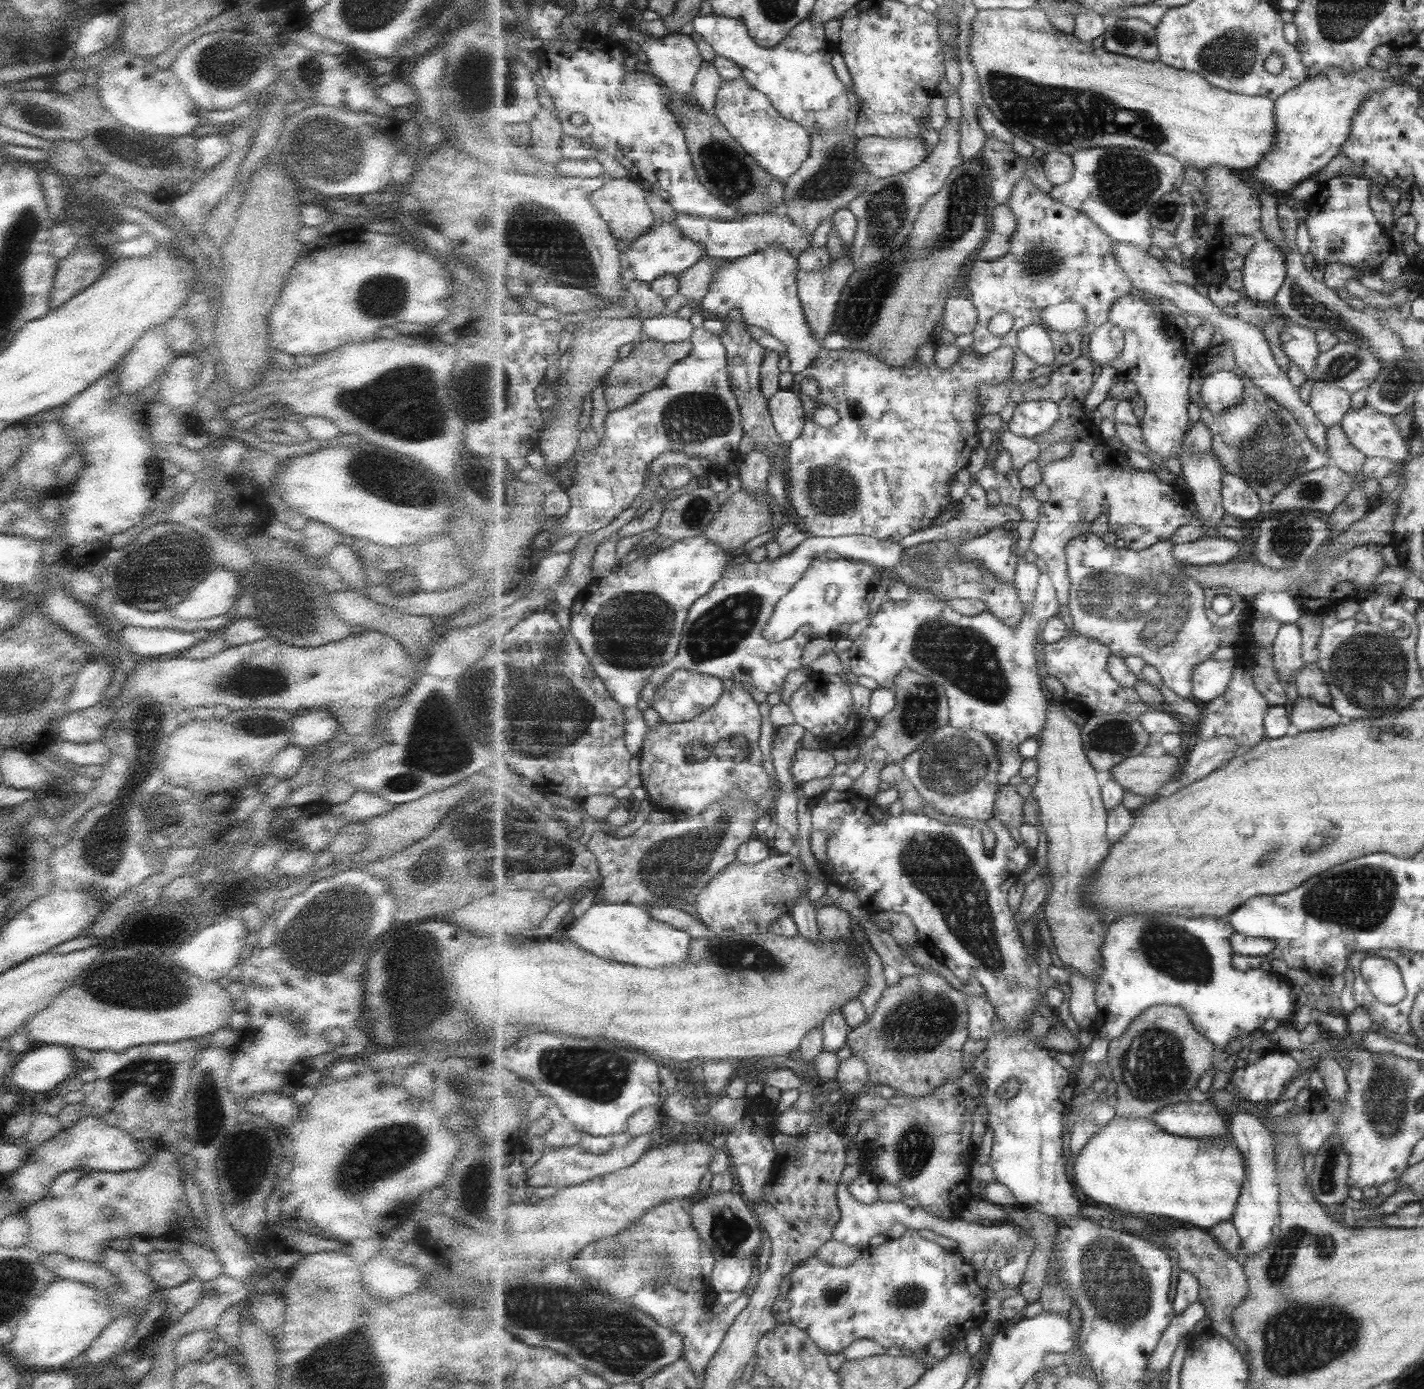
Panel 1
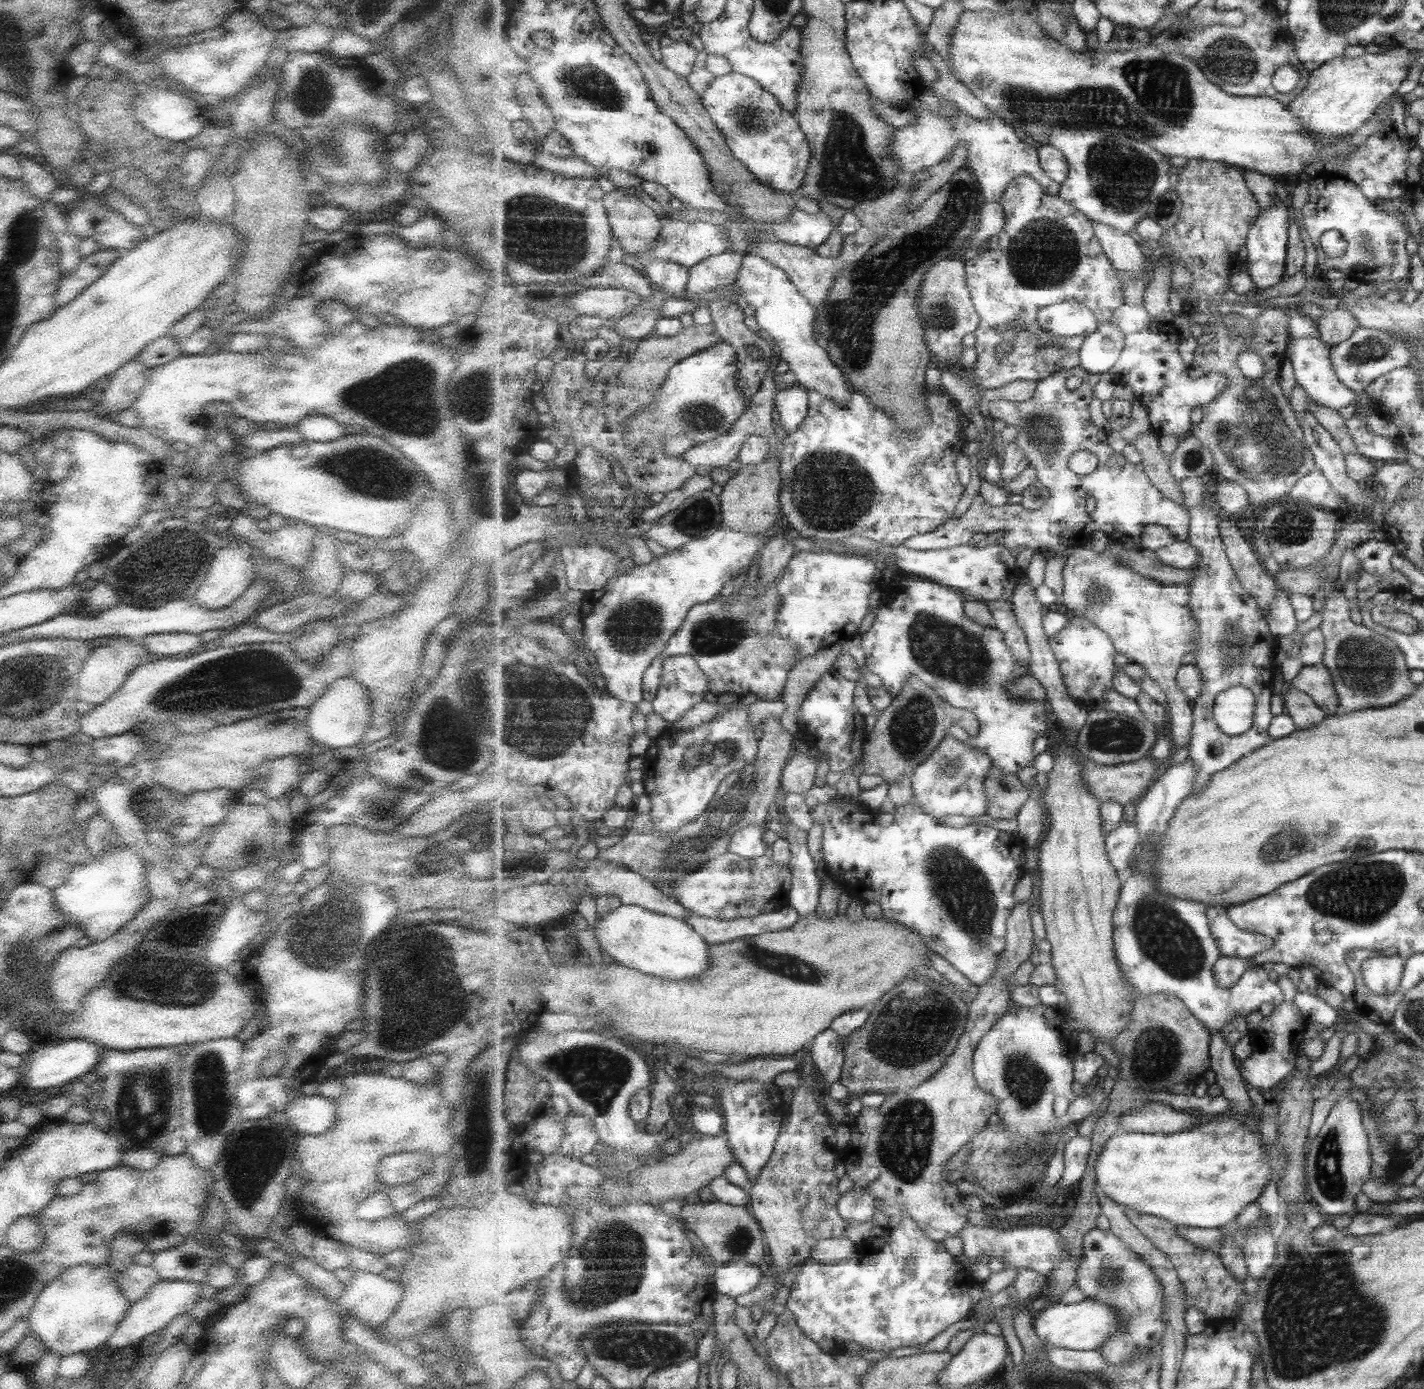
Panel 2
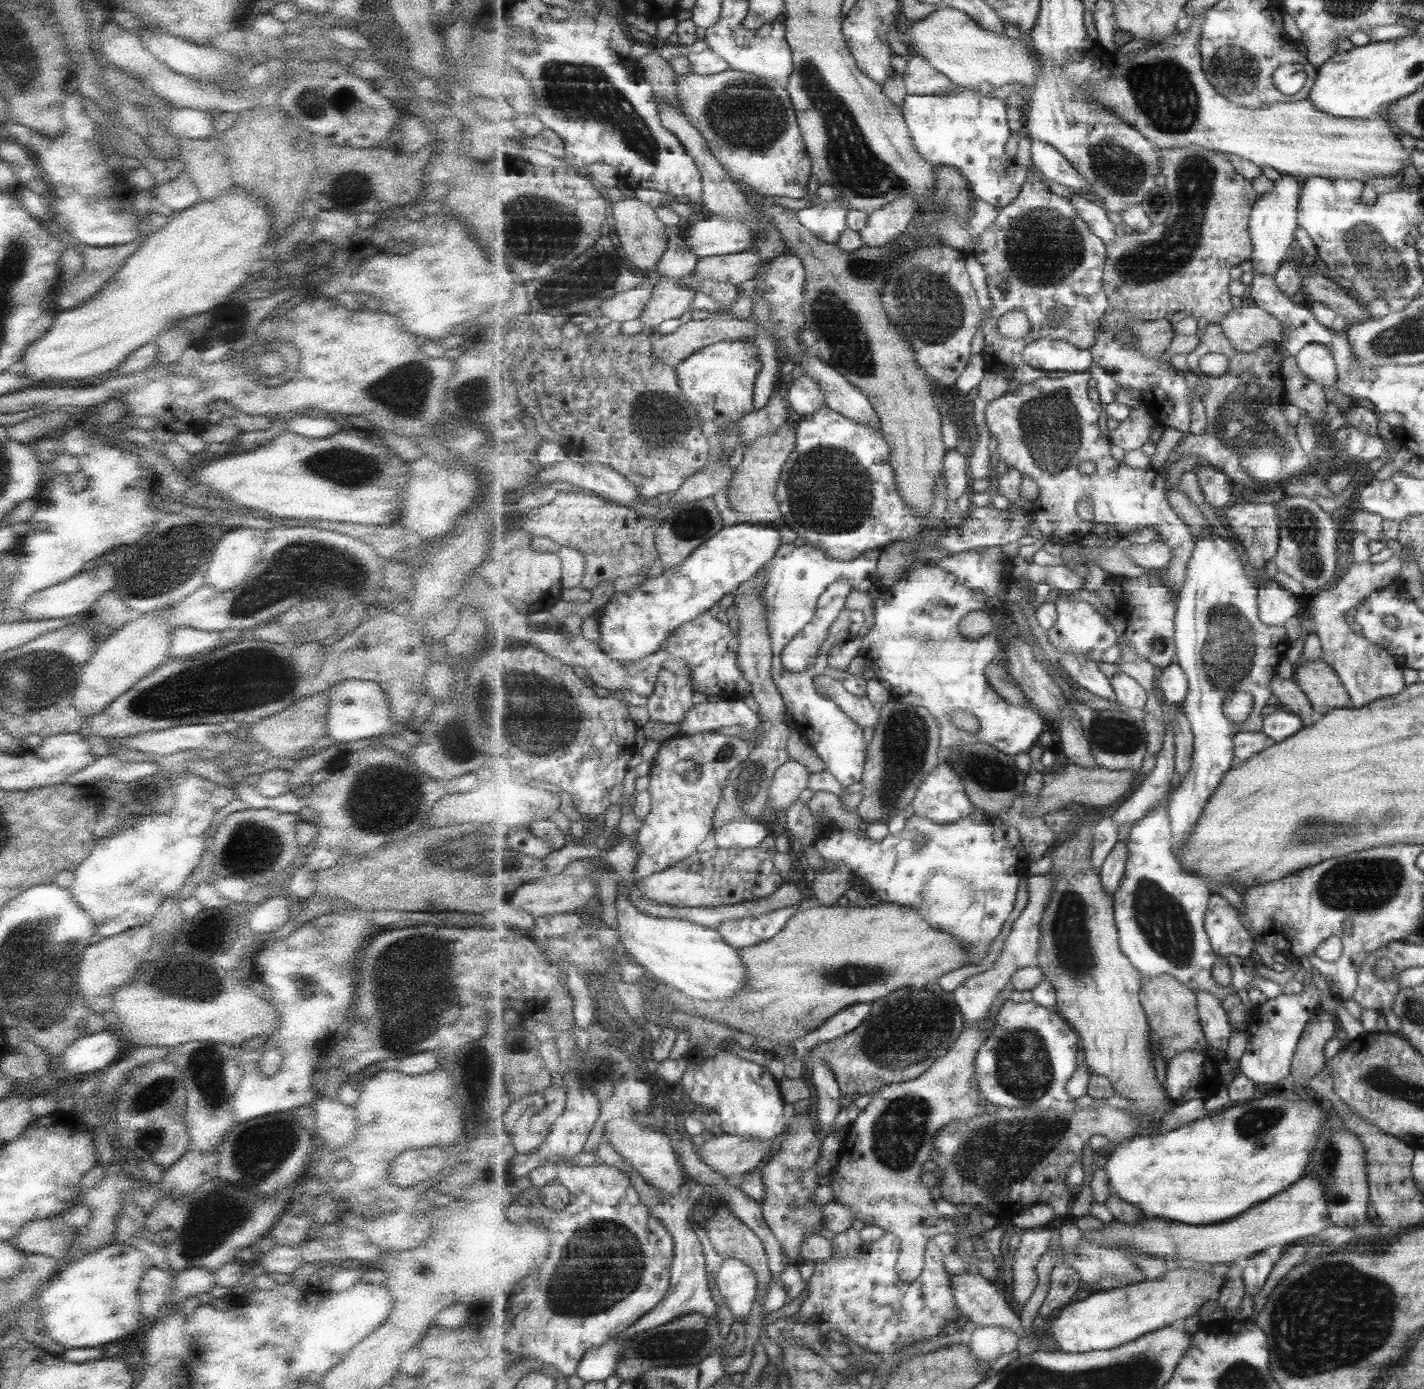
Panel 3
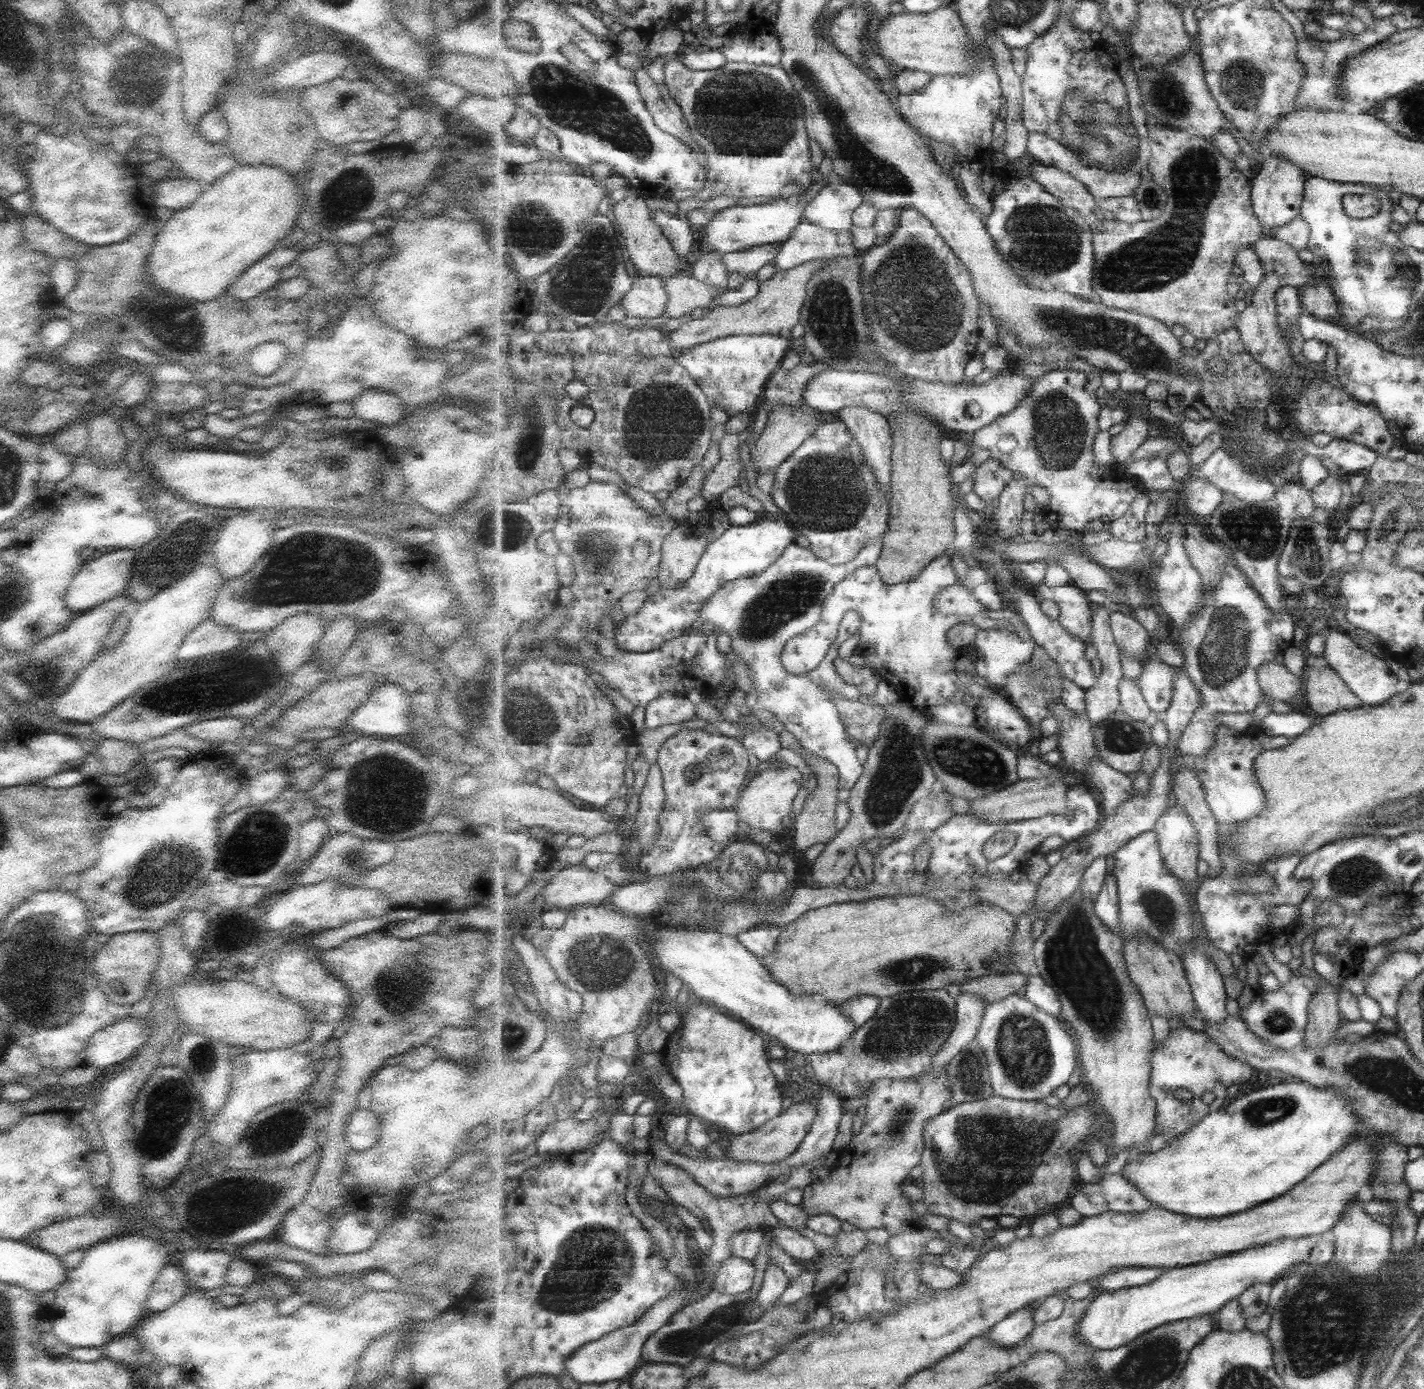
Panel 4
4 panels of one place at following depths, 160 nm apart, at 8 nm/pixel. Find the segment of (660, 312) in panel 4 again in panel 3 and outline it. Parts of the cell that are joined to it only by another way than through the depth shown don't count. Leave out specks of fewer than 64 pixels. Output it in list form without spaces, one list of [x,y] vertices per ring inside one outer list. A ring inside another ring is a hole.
[[[645,279],[640,287],[620,292],[608,298],[602,302],[597,319],[600,322],[616,320],[622,323],[640,318],[654,293],[654,285],[650,280]]]

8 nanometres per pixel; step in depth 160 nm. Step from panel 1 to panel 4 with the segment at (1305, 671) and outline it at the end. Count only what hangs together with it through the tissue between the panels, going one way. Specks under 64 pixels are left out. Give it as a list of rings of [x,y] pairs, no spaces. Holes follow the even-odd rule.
[[[1306,656],[1308,672],[1305,676],[1304,698],[1311,710],[1323,717],[1342,710],[1365,706],[1347,686],[1338,671],[1323,656]]]

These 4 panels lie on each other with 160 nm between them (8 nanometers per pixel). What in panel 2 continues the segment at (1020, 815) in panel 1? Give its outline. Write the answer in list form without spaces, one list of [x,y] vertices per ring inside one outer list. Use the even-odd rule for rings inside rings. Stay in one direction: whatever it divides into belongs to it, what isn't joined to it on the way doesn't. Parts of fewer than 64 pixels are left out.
[[[994,764],[990,768],[990,772],[986,776],[986,793],[988,794],[988,805],[986,814],[995,820],[1011,820],[1017,818],[1019,810],[1021,810],[1027,801],[1030,800],[1030,791],[1027,786],[1017,778],[1016,773],[1008,773],[1001,770]]]

